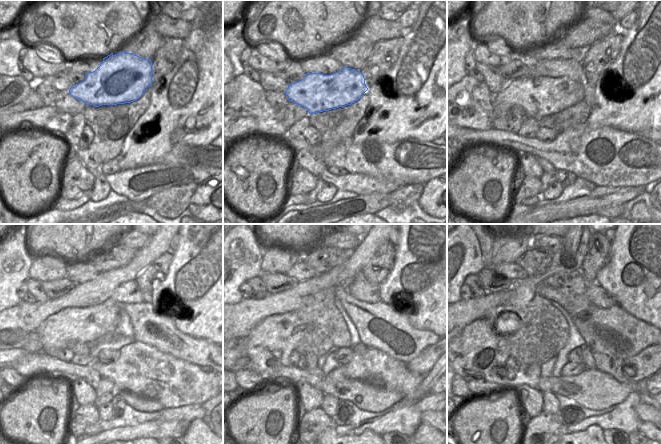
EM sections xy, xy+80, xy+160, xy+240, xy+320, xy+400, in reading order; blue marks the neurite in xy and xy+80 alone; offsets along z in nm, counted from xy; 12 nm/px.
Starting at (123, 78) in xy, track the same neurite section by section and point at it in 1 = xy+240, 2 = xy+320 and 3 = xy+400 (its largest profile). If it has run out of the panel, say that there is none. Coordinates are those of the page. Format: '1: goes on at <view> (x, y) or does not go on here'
1: goes on at xy+240 (85, 325)
2: goes on at xy+320 (271, 341)
3: goes on at xy+400 (478, 352)

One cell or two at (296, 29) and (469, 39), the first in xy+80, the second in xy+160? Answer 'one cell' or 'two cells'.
two cells

